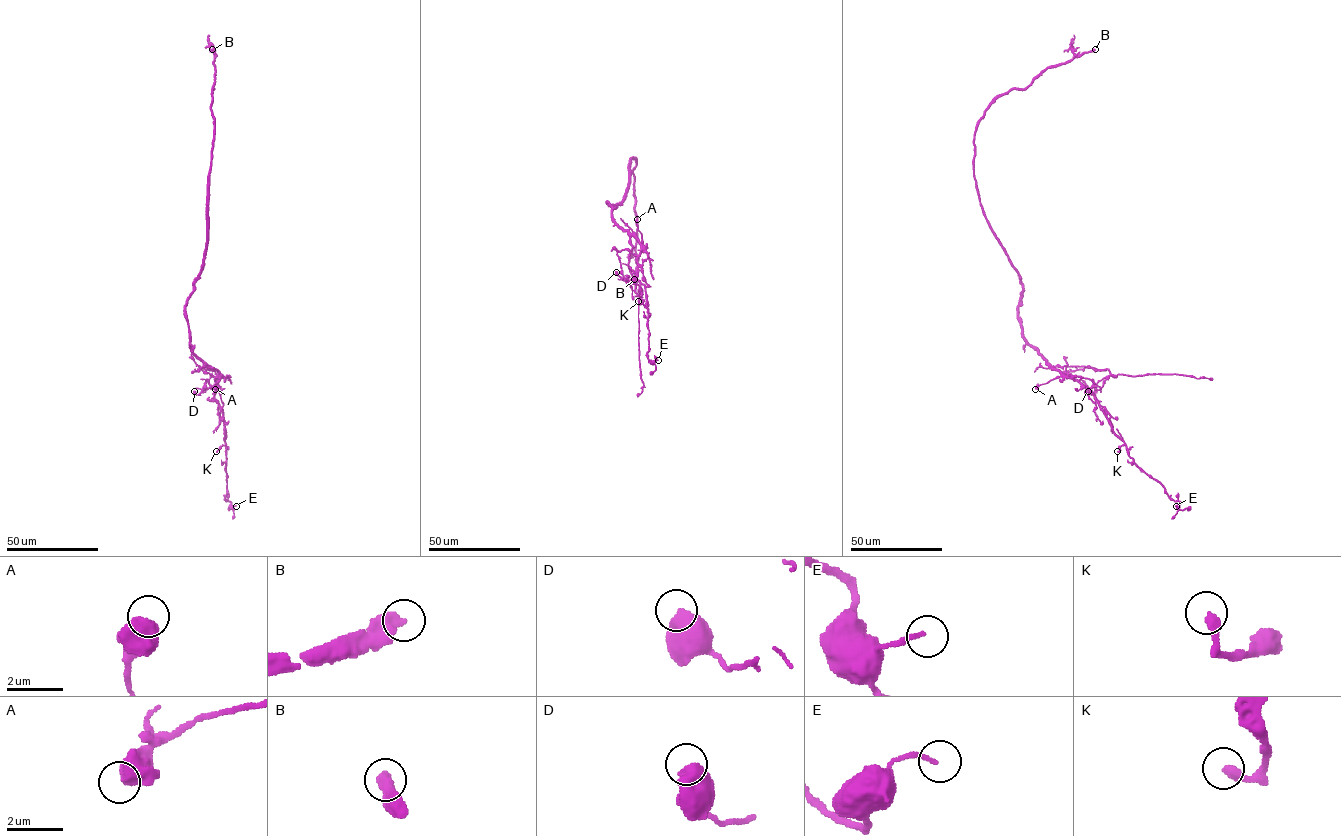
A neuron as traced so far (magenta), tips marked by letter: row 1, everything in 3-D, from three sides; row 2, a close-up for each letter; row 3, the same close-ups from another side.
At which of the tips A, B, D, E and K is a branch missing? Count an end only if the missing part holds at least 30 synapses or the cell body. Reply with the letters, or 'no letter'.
B

